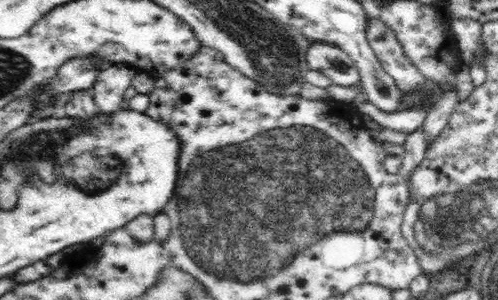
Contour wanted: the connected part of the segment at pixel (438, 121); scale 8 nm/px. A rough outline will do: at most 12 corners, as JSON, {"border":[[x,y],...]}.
{"border":[[456,87],[444,89],[423,122],[427,144],[446,128],[458,104]]}

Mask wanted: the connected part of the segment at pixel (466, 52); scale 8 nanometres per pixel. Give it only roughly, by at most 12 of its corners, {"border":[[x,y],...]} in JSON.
{"border":[[448,18],[461,63],[470,66],[482,44],[482,25]]}

